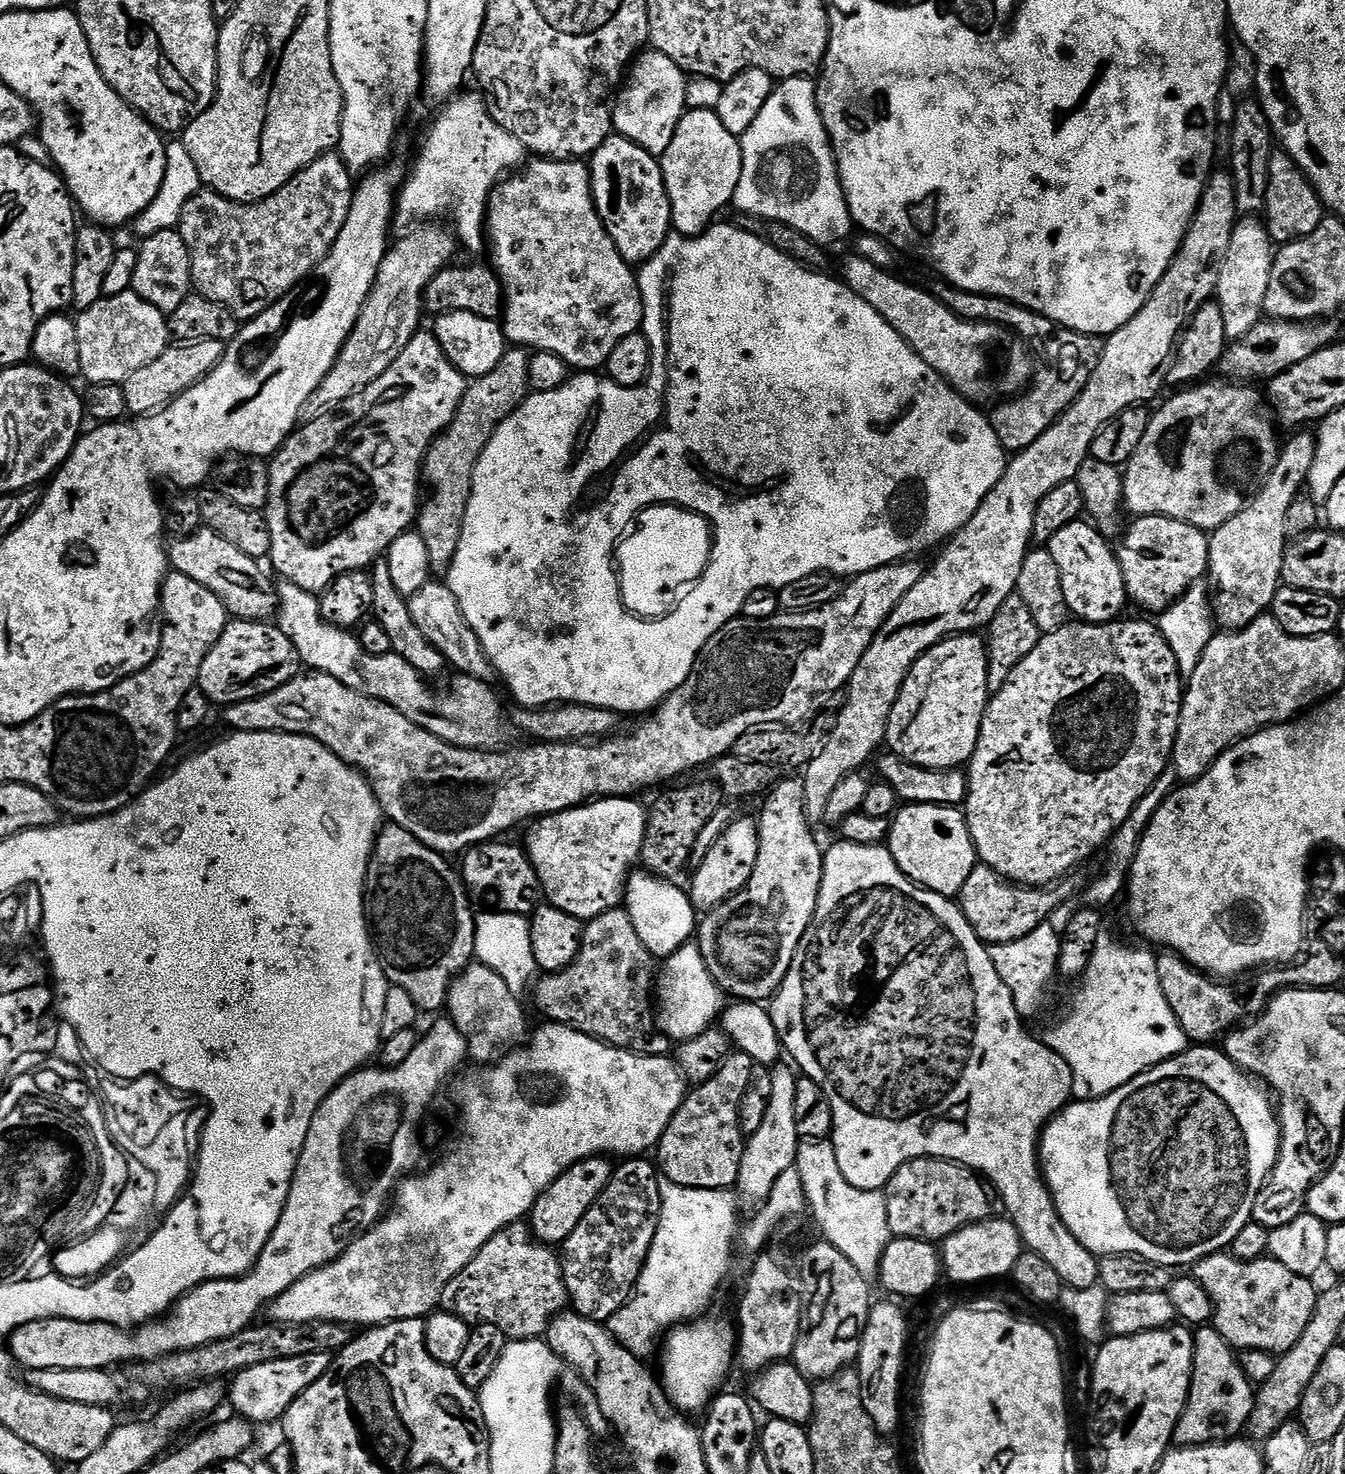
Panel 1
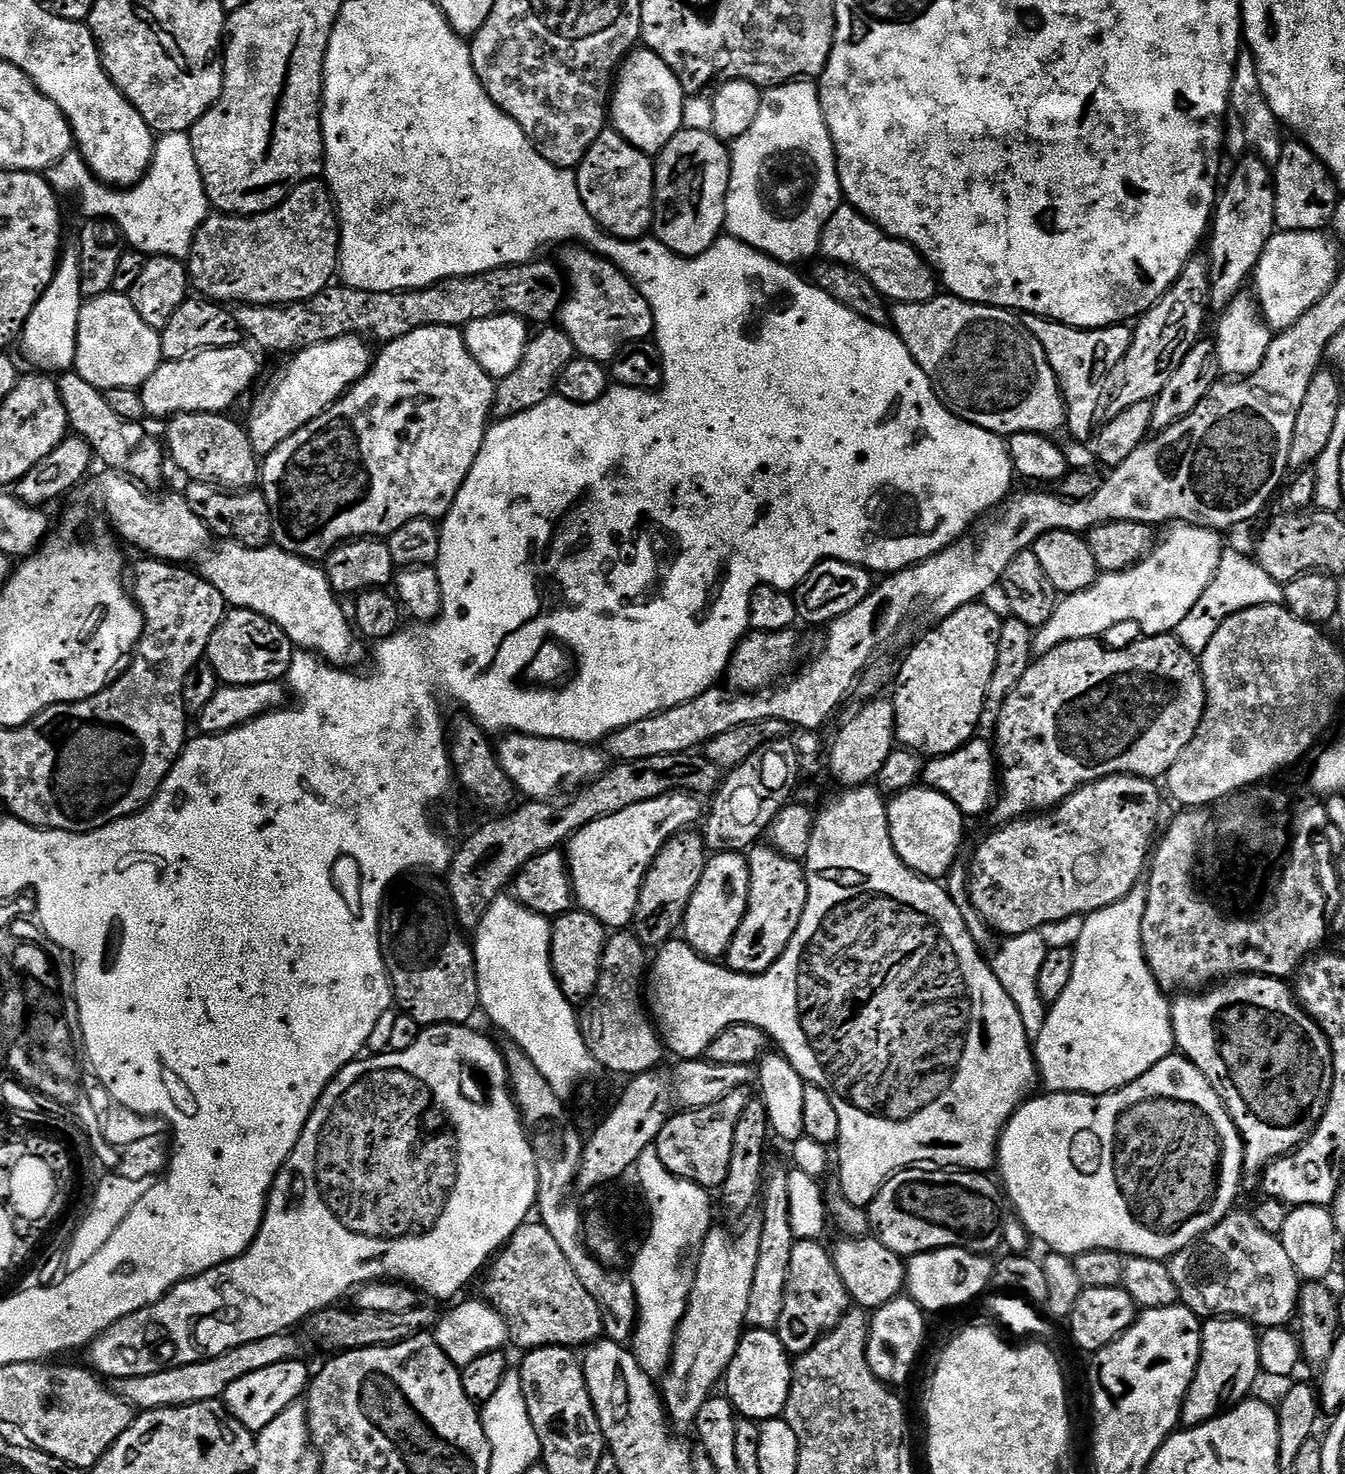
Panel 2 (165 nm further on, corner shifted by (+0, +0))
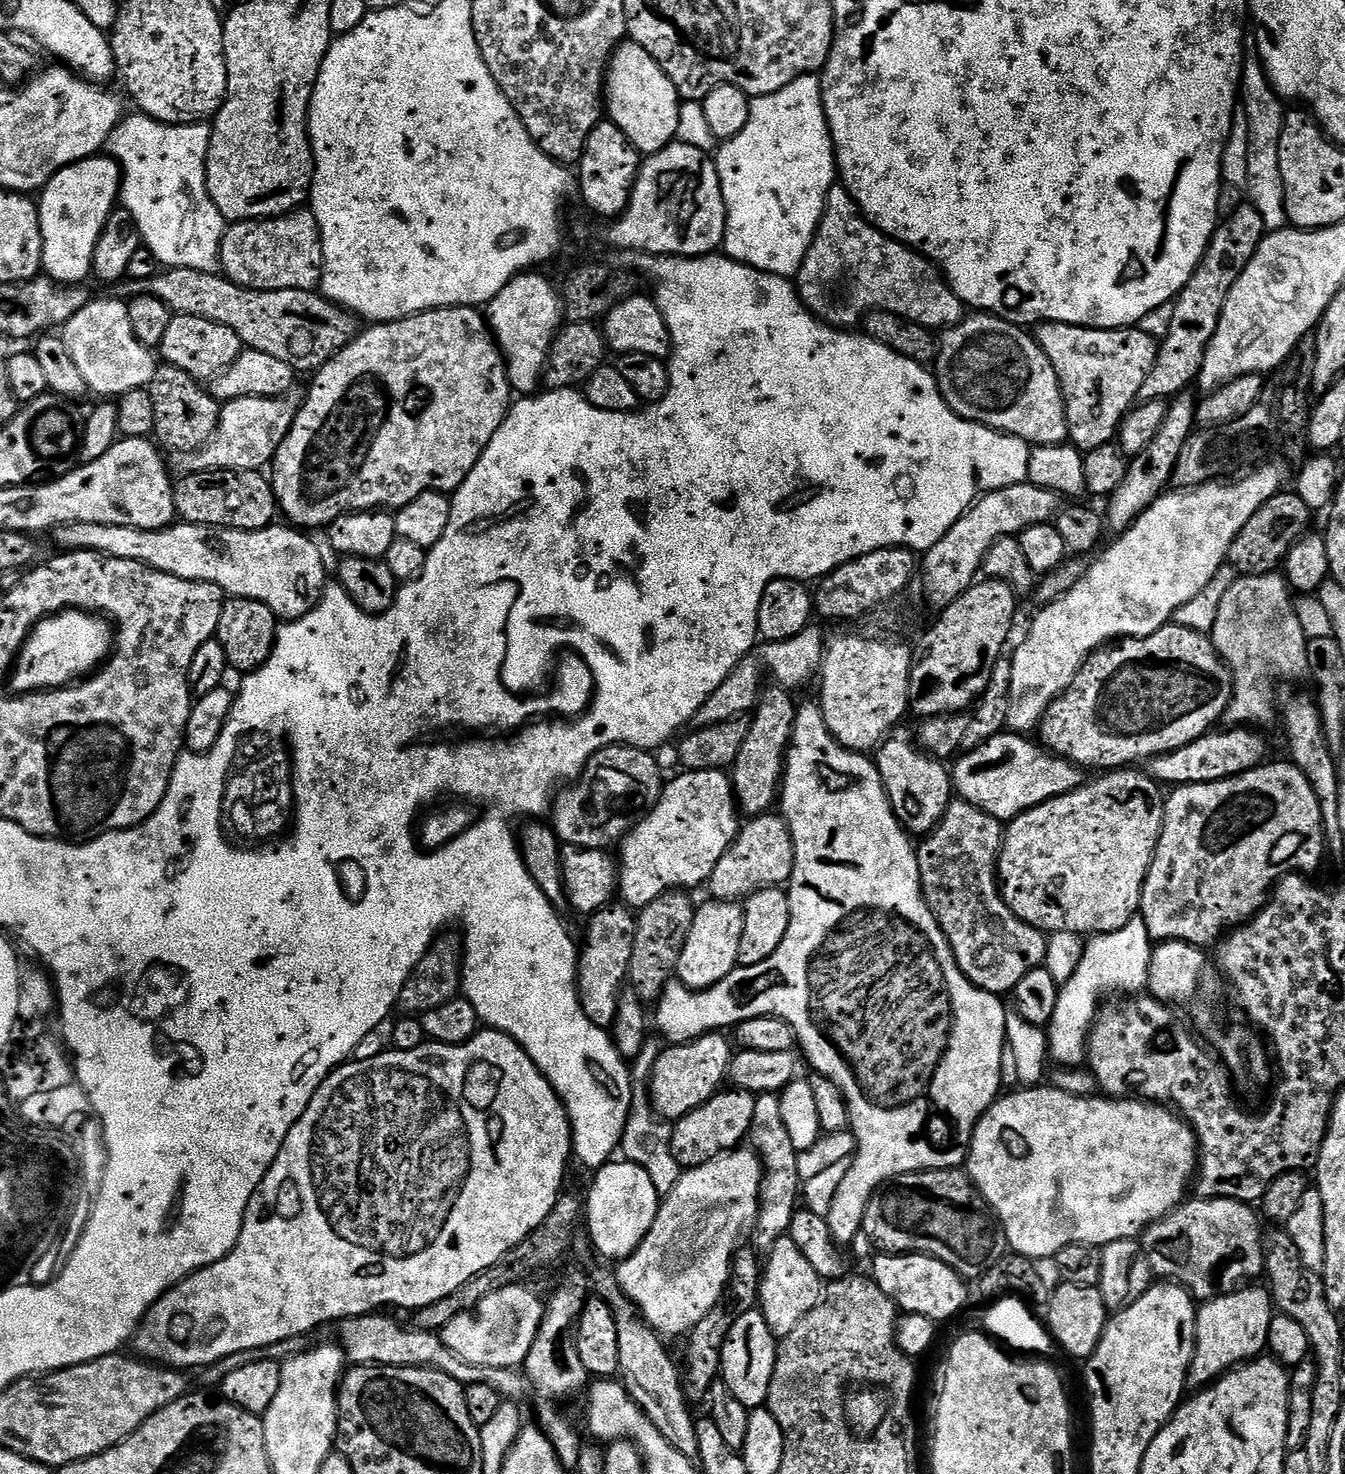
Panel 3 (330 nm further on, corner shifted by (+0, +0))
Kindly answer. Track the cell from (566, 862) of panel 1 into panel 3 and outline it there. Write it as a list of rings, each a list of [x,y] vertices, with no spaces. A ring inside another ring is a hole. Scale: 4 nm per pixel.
[[[727,771],[679,773],[665,783],[660,801],[648,811],[647,816],[624,837],[618,851],[618,896],[627,907],[633,910],[645,908],[662,894],[673,890],[693,890],[707,885],[714,874],[714,866],[726,854],[726,850],[736,841],[736,834],[742,827],[738,815],[736,791],[731,775]]]

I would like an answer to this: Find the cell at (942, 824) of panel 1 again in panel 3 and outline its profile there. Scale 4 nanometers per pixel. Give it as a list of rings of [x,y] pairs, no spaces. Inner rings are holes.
[[[905,730],[888,737],[874,753],[874,763],[884,783],[892,812],[905,832],[923,838],[934,831],[954,799],[952,773],[941,761],[933,760]]]

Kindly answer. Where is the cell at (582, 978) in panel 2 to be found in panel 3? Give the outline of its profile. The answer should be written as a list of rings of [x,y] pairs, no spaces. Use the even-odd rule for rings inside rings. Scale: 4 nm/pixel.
[[[616,902],[598,910],[587,921],[588,933],[578,952],[576,988],[580,991],[580,1009],[594,1022],[594,1026],[605,1030],[616,1023],[620,994],[628,980],[630,958],[634,954],[636,916],[633,909]]]

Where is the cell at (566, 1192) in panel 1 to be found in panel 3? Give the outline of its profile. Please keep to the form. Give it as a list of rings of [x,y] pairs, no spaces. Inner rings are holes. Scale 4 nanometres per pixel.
[[[709,1034],[686,1044],[665,1047],[657,1058],[650,1079],[651,1104],[665,1121],[675,1122],[702,1106],[725,1087],[730,1076],[734,1048],[724,1034]]]

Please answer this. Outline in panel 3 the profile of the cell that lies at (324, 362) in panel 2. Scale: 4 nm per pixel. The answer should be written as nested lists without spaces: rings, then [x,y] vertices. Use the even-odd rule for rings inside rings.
[[[243,396],[227,401],[220,409],[220,421],[212,441],[196,452],[179,457],[180,472],[241,472],[242,470],[264,470],[276,458],[276,451],[286,434],[292,429],[292,423],[298,411],[297,401],[292,398],[274,396]]]

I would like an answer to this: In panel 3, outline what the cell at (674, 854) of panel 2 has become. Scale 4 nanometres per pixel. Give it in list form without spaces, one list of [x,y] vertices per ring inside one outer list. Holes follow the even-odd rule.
[[[673,890],[662,894],[654,902],[647,904],[645,908],[639,909],[636,916],[634,954],[630,958],[628,980],[631,989],[642,1001],[659,1001],[665,986],[673,983],[678,958],[686,946],[690,926],[696,917],[697,905],[692,904],[691,898],[687,895],[691,896],[684,890]]]

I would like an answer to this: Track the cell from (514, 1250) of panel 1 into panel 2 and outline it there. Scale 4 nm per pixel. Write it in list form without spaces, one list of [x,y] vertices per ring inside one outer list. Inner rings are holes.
[[[523,1224],[491,1261],[487,1276],[483,1295],[506,1322],[509,1341],[516,1343],[520,1350],[546,1346],[576,1350],[579,1344],[591,1346],[601,1339],[604,1313],[598,1302],[590,1298],[586,1286],[578,1282],[574,1266],[566,1262],[566,1254],[562,1254],[544,1224]]]

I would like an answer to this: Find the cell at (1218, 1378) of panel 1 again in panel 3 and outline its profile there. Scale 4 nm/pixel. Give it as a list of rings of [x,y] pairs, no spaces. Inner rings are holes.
[[[1260,1286],[1239,1288],[1237,1292],[1225,1292],[1215,1296],[1212,1300],[1203,1301],[1199,1305],[1196,1314],[1196,1349],[1188,1367],[1187,1387],[1189,1389],[1203,1390],[1208,1385],[1215,1384],[1220,1377],[1226,1375],[1234,1368],[1239,1368],[1241,1364],[1257,1359],[1267,1349],[1270,1322],[1274,1315],[1272,1293],[1267,1287],[1256,1287]]]

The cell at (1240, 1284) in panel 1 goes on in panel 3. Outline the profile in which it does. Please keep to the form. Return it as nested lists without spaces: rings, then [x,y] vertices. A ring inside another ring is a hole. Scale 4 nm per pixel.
[[[1192,1198],[1181,1204],[1180,1207],[1174,1209],[1169,1216],[1163,1216],[1158,1222],[1154,1222],[1149,1228],[1145,1228],[1142,1233],[1142,1247],[1146,1258],[1150,1262],[1153,1273],[1155,1273],[1157,1277],[1163,1278],[1165,1281],[1179,1284],[1180,1287],[1186,1289],[1186,1291],[1192,1295],[1192,1299],[1197,1302],[1212,1300],[1215,1296],[1219,1296],[1225,1292],[1237,1292],[1239,1288],[1249,1287],[1253,1282],[1259,1281],[1256,1279],[1258,1279],[1259,1276],[1261,1279],[1261,1277],[1265,1275],[1264,1253],[1266,1251],[1266,1236],[1263,1231],[1260,1233],[1261,1217],[1258,1215],[1258,1212],[1258,1217],[1256,1217],[1256,1212],[1252,1208],[1255,1207],[1253,1207],[1251,1203],[1242,1200],[1225,1200],[1223,1198],[1218,1200]]]

